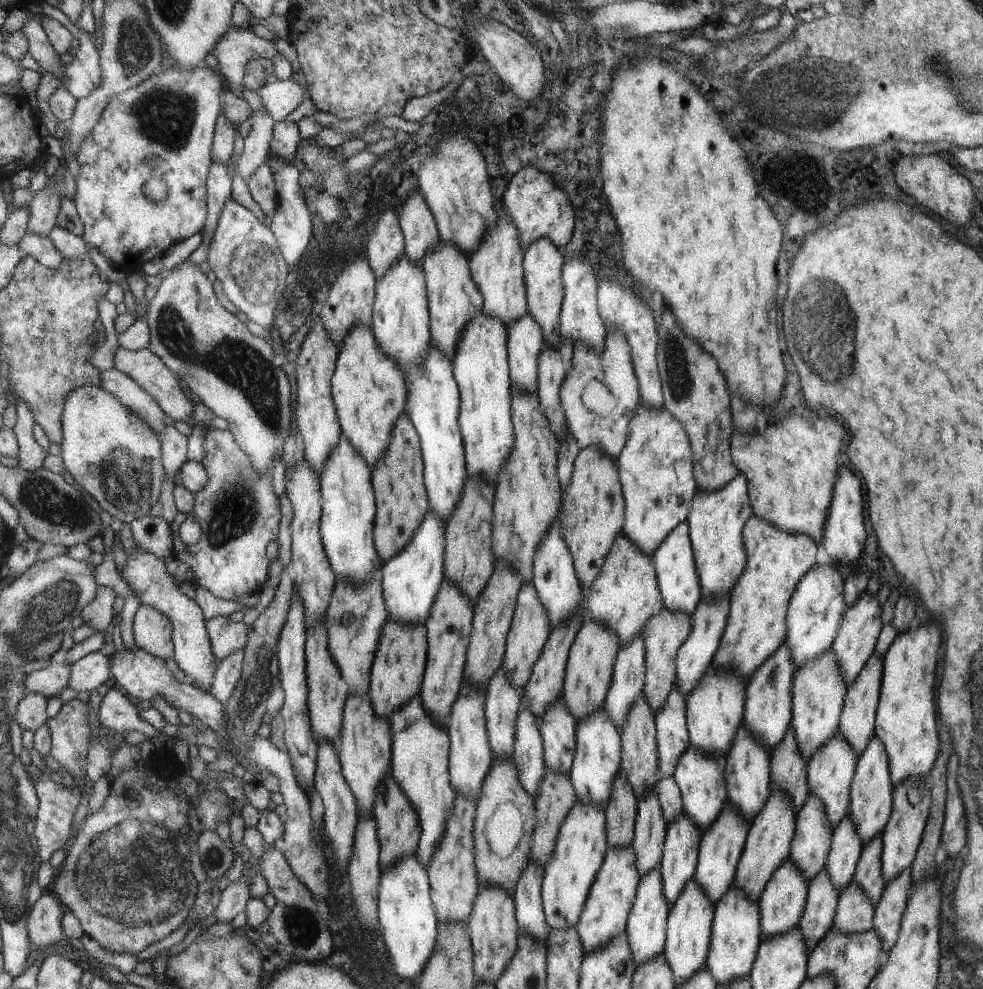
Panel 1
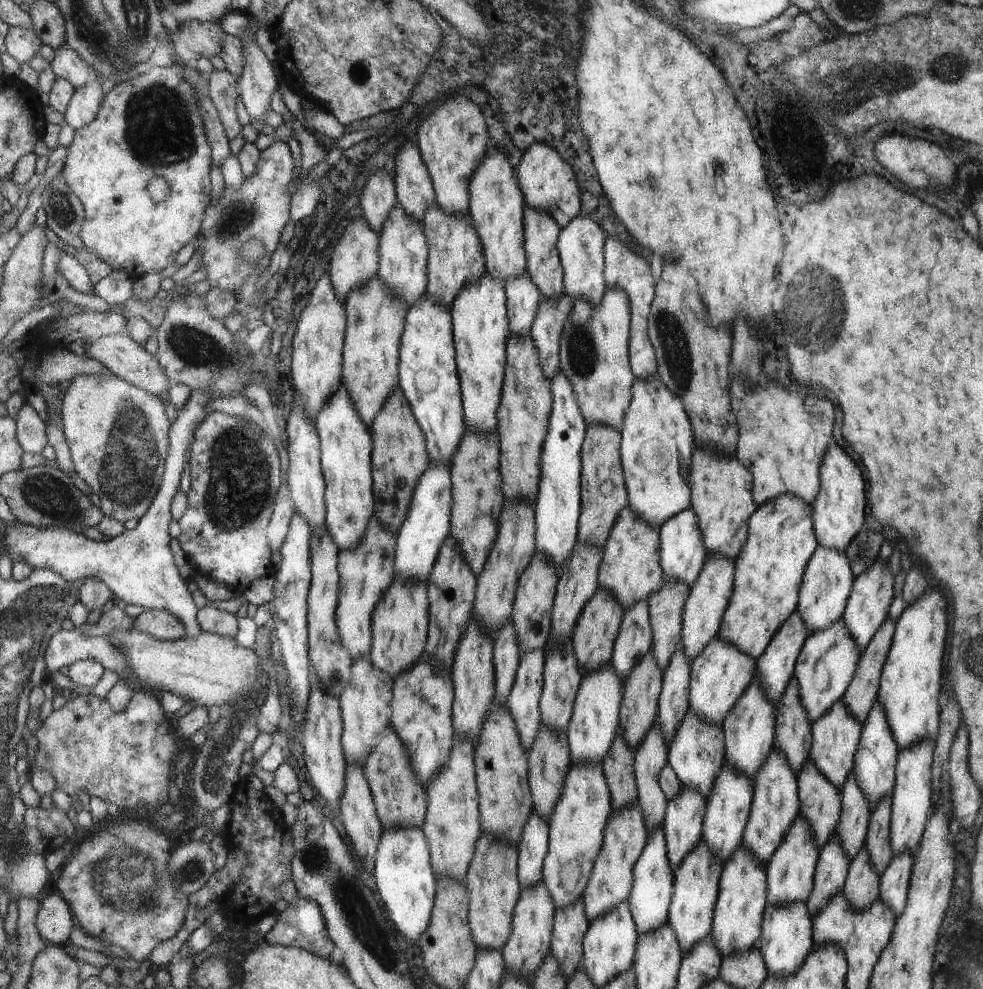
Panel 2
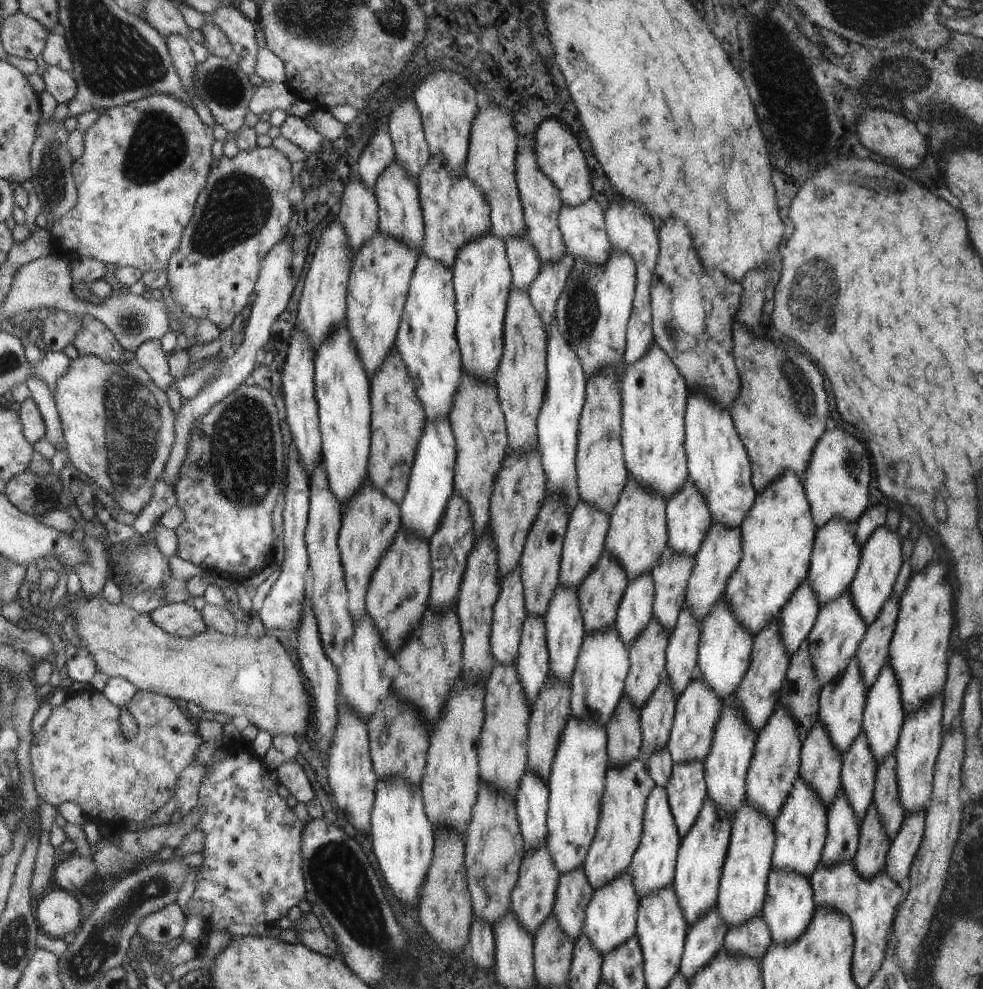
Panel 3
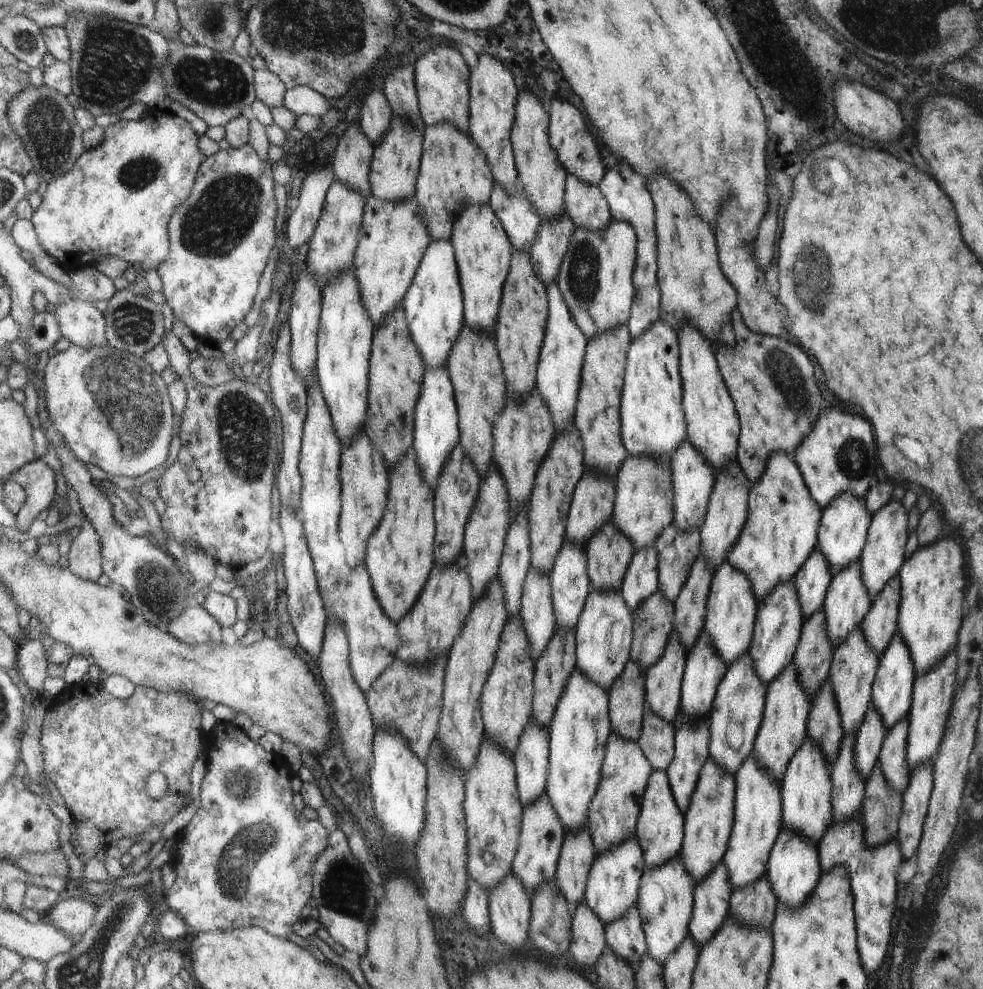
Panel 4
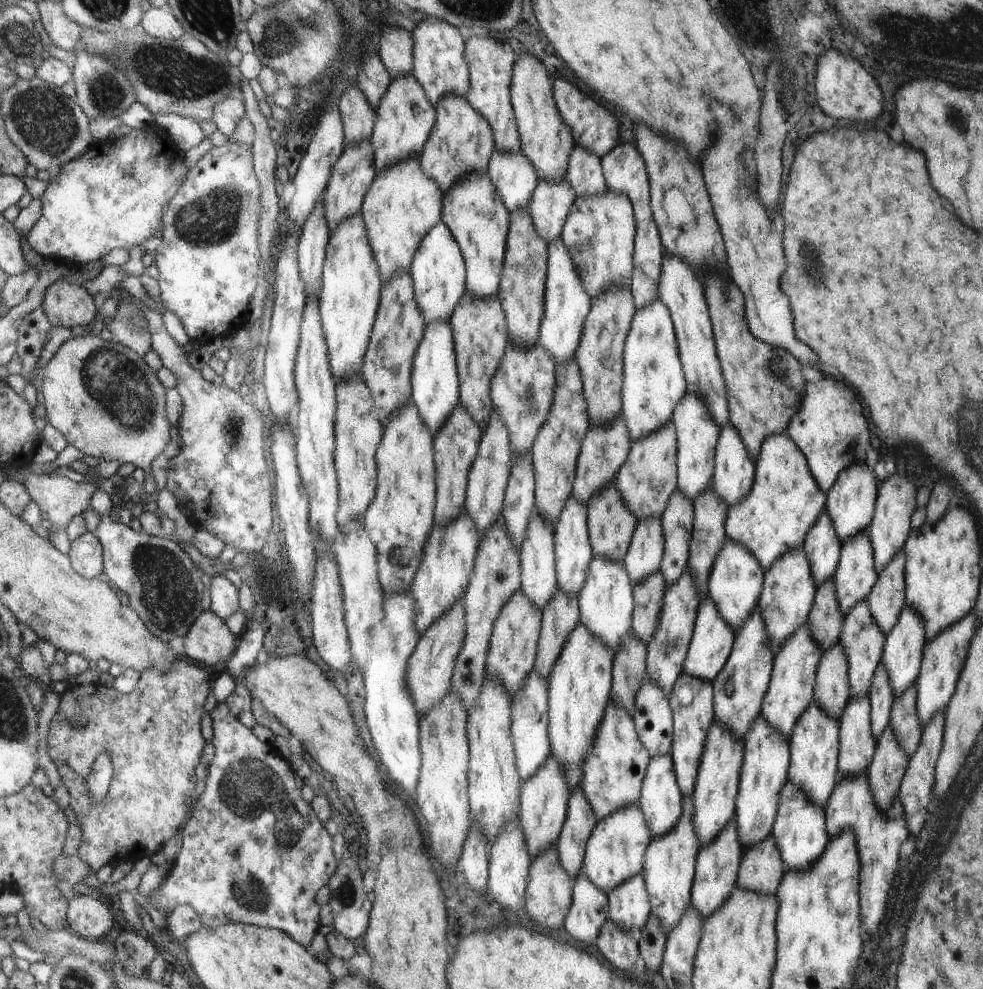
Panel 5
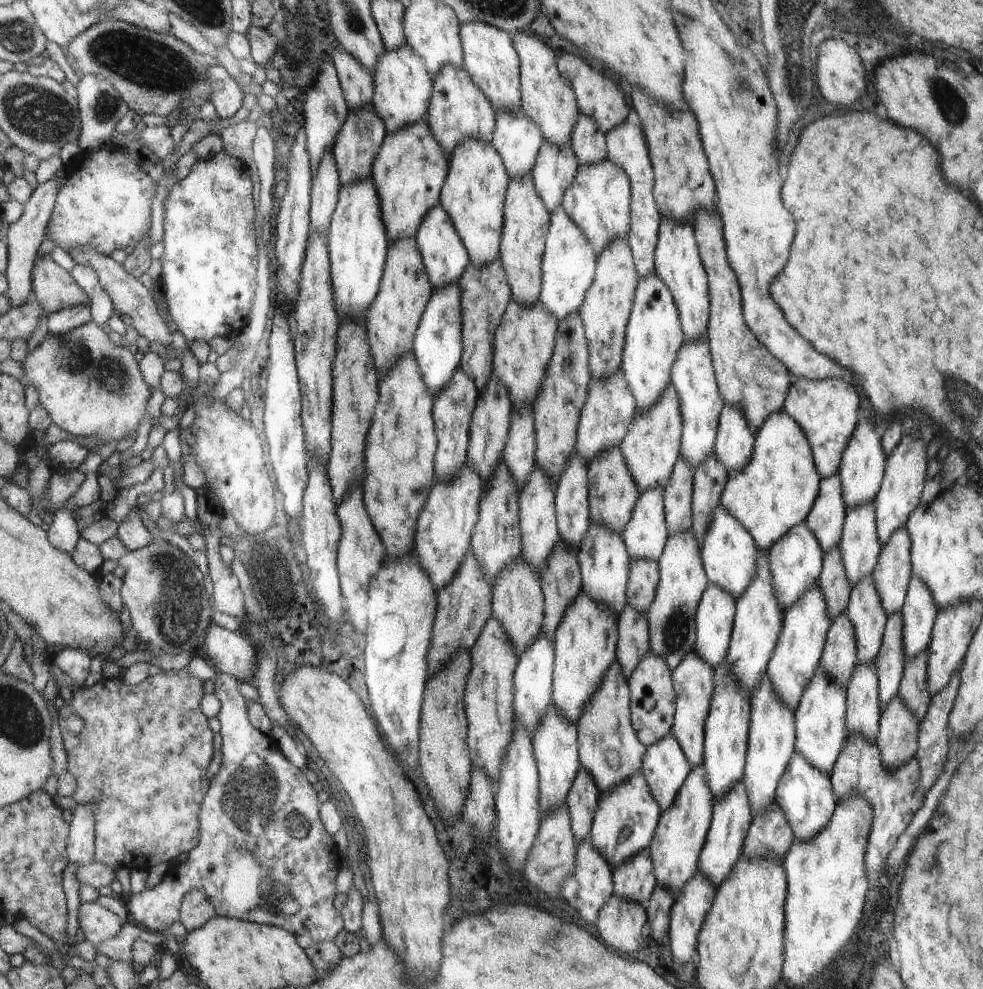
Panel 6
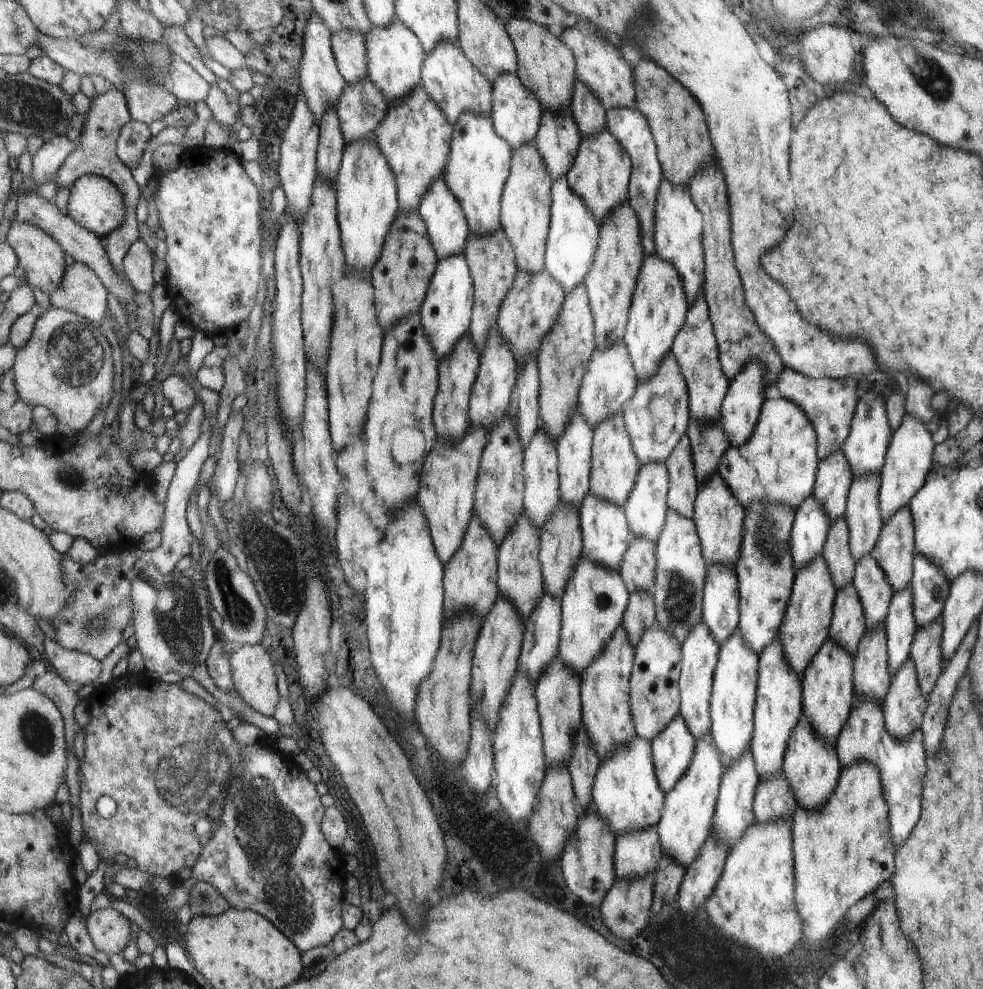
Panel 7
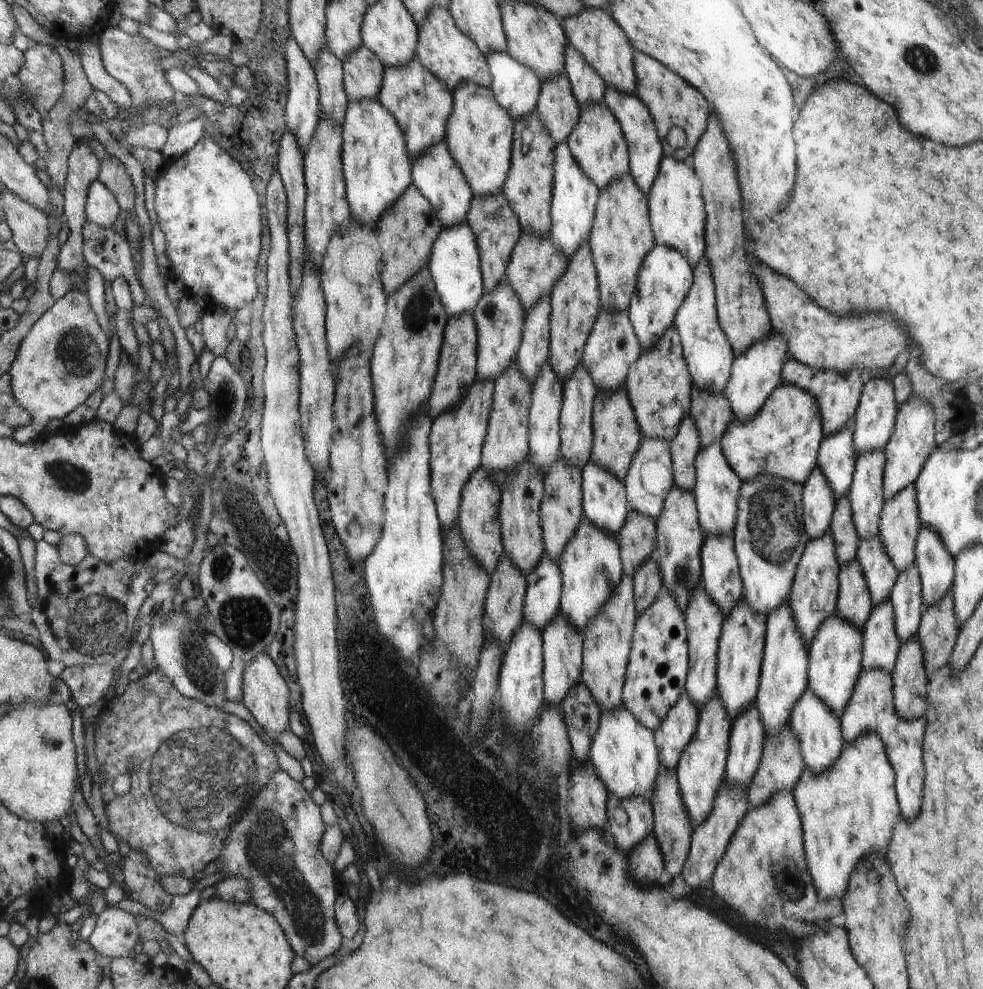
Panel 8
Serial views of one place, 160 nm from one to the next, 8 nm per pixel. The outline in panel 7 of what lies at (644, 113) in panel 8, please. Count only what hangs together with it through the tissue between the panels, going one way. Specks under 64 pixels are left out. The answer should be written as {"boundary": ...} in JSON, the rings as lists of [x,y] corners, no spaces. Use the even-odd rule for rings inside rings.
{"boundary":[[[636,109],[608,110],[605,115],[607,130],[618,140],[620,146],[631,158],[631,166],[634,174],[630,184],[630,200],[627,202],[632,210],[639,216],[642,228],[643,251],[646,256],[655,254],[655,220],[656,220],[656,198],[662,184],[662,170],[656,154],[656,144],[652,138],[646,118]]]}

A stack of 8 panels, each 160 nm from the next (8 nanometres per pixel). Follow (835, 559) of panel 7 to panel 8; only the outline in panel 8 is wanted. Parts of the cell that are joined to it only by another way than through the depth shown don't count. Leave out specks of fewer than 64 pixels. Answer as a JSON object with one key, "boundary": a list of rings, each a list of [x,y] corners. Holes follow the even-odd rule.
{"boundary":[[[849,494],[835,499],[835,509],[829,530],[835,538],[835,550],[838,552],[840,568],[843,564],[857,558],[860,538],[855,529]]]}

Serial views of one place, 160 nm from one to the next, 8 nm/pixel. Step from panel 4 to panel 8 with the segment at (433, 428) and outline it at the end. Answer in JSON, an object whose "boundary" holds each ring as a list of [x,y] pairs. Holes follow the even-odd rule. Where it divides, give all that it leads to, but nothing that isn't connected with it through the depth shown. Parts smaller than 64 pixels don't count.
{"boundary":[[[466,220],[460,221],[459,225],[443,227],[436,240],[436,254],[432,254],[432,266],[428,266],[428,270],[431,271],[448,318],[474,313],[485,288],[476,236]]]}

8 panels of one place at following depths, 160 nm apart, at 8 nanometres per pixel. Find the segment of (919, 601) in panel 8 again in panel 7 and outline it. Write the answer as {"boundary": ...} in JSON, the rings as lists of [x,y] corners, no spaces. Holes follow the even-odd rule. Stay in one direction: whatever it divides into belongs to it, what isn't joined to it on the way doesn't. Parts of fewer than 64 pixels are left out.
{"boundary":[[[912,588],[893,594],[884,623],[887,638],[888,670],[896,674],[898,668],[910,657],[912,642],[917,632],[916,620],[912,616]]]}

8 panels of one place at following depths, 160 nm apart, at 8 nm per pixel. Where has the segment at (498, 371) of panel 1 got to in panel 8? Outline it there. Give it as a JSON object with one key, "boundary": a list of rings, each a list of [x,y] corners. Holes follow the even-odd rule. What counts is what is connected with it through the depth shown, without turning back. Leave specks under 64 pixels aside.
{"boundary":[[[464,81],[453,90],[453,94],[453,112],[447,122],[444,141],[467,176],[474,197],[495,197],[502,192],[510,170],[515,121],[511,114],[496,102],[491,87]]]}

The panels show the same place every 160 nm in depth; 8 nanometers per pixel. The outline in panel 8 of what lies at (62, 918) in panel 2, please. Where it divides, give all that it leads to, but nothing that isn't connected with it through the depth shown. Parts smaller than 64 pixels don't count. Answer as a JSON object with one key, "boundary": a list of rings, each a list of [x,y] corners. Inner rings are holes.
{"boundary":[[[118,906],[107,907],[97,915],[96,926],[89,938],[99,954],[118,958],[129,956],[138,942],[136,918]]]}

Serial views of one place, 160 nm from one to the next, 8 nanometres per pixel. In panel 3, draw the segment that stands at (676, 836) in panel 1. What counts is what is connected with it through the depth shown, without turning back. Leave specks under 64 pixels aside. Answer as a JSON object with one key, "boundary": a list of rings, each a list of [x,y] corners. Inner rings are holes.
{"boundary":[[[702,761],[674,764],[666,789],[679,835],[684,838],[707,800],[706,764]]]}

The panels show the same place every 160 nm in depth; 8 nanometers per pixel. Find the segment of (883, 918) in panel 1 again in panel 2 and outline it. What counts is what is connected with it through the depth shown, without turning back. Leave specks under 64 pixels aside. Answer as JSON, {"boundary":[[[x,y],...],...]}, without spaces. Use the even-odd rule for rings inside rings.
{"boundary":[[[902,851],[897,855],[893,855],[887,869],[879,876],[879,898],[897,916],[902,914],[907,903],[914,858],[915,854],[910,851]]]}

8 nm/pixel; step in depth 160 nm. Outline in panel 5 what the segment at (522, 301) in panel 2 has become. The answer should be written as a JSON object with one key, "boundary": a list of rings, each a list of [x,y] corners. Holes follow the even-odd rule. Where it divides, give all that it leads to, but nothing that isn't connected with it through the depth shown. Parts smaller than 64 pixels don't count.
{"boundary":[[[495,150],[487,174],[508,212],[529,208],[532,192],[538,186],[538,177],[536,168],[521,152],[510,154]]]}

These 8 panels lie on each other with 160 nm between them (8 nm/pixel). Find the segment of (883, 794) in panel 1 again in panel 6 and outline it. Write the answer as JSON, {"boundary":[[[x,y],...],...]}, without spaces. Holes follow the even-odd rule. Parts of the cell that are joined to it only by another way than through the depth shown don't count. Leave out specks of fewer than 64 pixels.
{"boundary":[[[915,576],[903,608],[903,641],[907,660],[929,648],[939,611],[927,583]]]}

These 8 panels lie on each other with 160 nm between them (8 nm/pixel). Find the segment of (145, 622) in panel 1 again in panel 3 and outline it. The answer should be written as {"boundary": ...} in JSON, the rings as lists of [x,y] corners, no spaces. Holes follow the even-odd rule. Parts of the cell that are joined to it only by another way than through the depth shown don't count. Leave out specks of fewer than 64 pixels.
{"boundary":[[[191,602],[161,605],[149,617],[156,626],[181,639],[189,639],[208,630],[203,614]]]}

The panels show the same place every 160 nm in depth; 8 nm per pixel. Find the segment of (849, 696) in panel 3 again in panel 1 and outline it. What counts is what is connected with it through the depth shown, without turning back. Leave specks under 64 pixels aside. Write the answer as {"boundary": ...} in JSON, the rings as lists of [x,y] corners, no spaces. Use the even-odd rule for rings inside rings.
{"boundary":[[[838,730],[836,738],[830,744],[824,745],[807,762],[807,783],[810,795],[818,795],[822,799],[827,814],[831,819],[832,830],[844,818],[844,815],[848,815],[851,801],[851,782],[857,765],[857,758],[857,752],[840,735]]]}

